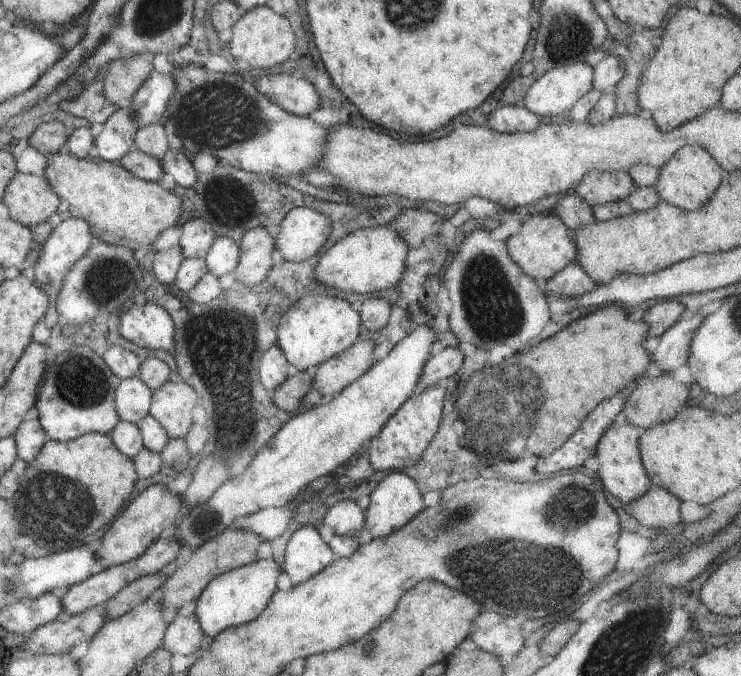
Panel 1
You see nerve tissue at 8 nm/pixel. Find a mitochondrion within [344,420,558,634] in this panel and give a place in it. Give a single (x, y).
(455, 518)

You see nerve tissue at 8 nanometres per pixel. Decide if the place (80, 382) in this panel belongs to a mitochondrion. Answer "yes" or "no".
yes

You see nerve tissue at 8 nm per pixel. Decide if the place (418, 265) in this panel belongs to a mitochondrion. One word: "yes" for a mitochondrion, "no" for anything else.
no

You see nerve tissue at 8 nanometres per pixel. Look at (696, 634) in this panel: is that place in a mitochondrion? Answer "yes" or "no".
no

